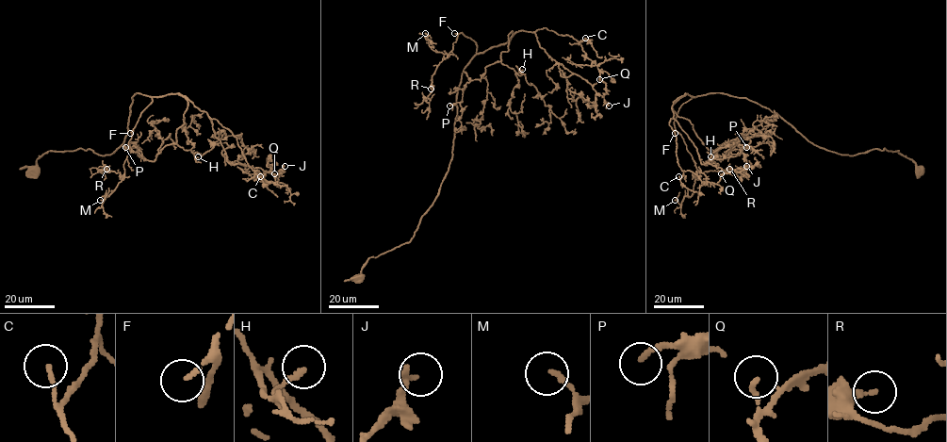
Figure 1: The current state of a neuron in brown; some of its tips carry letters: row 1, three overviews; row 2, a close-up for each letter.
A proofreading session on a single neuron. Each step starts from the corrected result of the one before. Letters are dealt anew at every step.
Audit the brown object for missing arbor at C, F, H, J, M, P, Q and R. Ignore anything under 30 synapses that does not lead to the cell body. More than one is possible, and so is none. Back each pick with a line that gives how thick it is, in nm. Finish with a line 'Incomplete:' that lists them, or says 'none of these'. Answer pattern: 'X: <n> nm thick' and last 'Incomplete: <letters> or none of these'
F: 130 nm thick
P: 190 nm thick
Incomplete: F, P

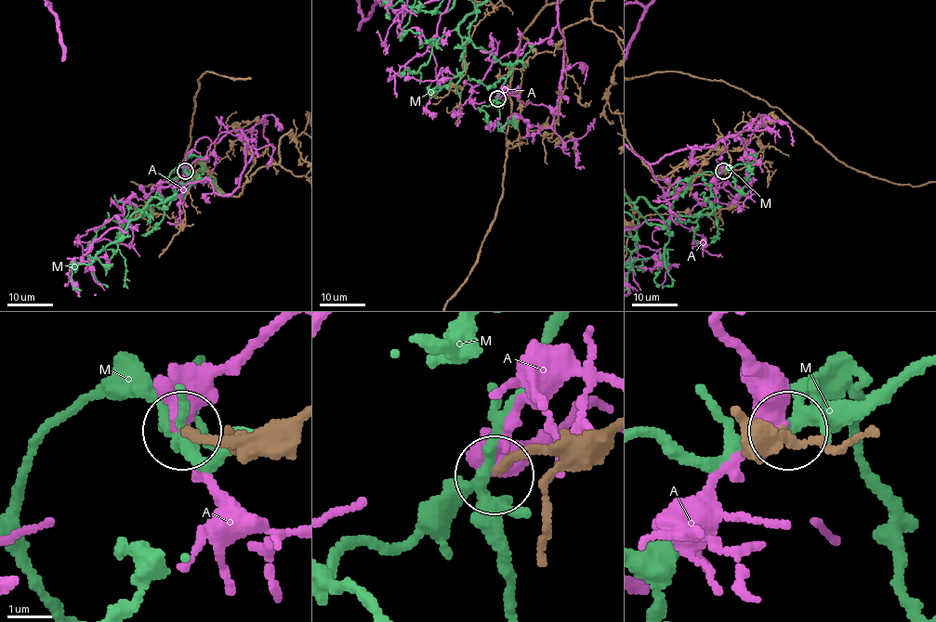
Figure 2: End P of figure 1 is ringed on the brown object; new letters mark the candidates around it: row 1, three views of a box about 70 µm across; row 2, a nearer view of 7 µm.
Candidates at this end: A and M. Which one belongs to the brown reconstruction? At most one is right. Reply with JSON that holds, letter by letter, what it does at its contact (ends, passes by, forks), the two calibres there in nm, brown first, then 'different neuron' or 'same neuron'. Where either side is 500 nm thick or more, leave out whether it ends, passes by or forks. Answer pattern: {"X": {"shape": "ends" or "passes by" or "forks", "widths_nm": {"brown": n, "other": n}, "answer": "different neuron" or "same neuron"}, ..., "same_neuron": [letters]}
{"A": {"shape": "forks", "widths_nm": {"brown": 200, "other": 360}, "answer": "different neuron"}, "M": {"shape": "forks", "widths_nm": {"brown": 200, "other": 240}, "answer": "different neuron"}, "same_neuron": []}

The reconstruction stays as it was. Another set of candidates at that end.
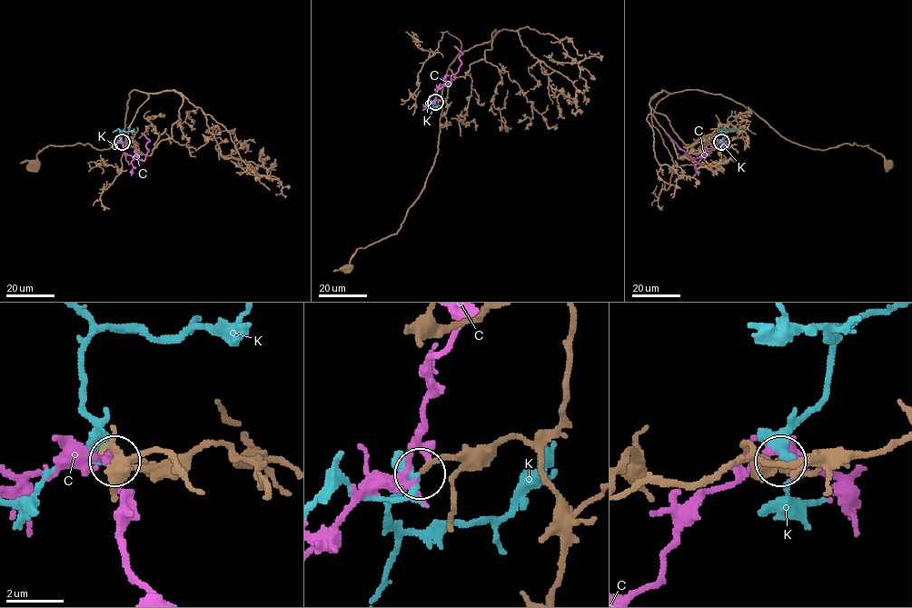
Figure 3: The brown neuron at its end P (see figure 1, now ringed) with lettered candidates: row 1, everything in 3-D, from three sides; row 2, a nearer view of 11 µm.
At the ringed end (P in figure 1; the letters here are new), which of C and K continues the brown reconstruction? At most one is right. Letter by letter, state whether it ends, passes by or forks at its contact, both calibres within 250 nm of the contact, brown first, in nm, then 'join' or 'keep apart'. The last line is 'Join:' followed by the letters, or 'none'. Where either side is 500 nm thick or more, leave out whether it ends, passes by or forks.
C: it passes by | 220/220 nm | keep apart
K: it passes by | 200/280 nm | join
Join: K

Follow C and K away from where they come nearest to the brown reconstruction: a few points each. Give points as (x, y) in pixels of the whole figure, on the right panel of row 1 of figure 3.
C: (720, 142), (710, 153), (692, 160), (666, 133)
K: (721, 142), (727, 131), (718, 131)

